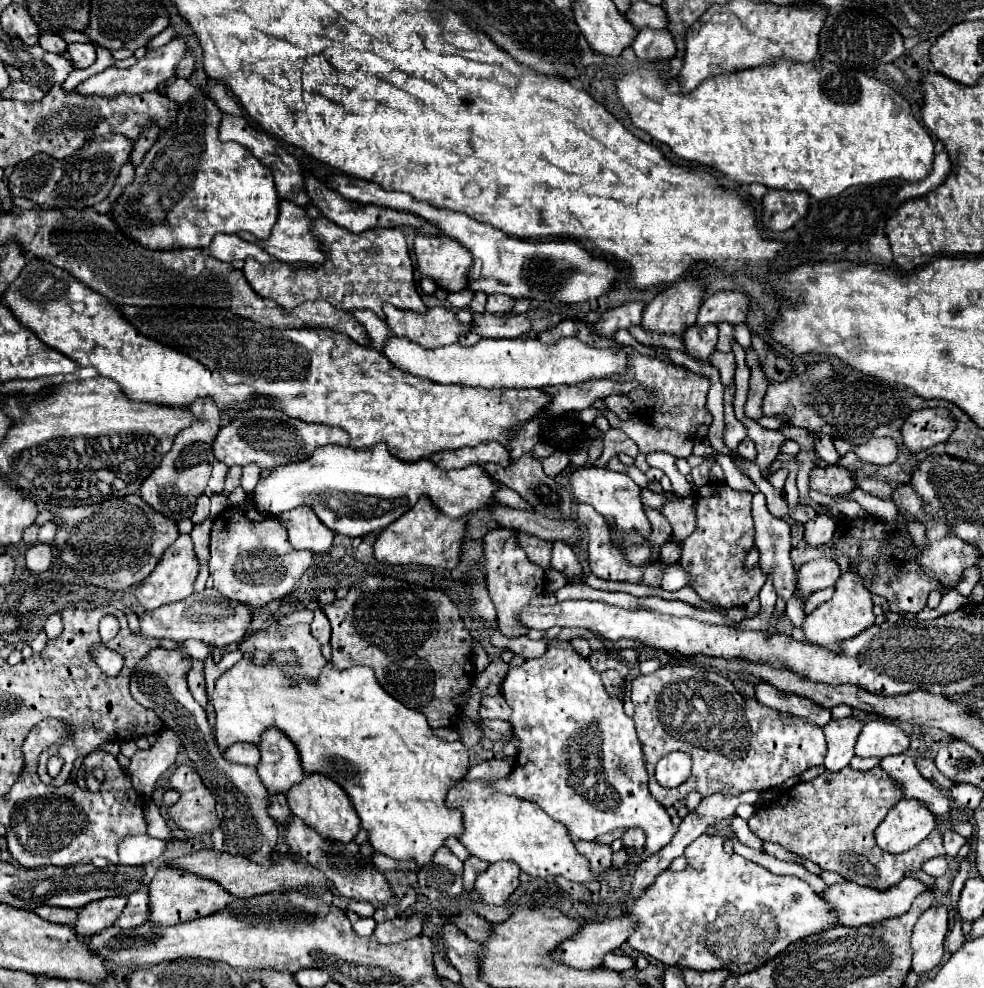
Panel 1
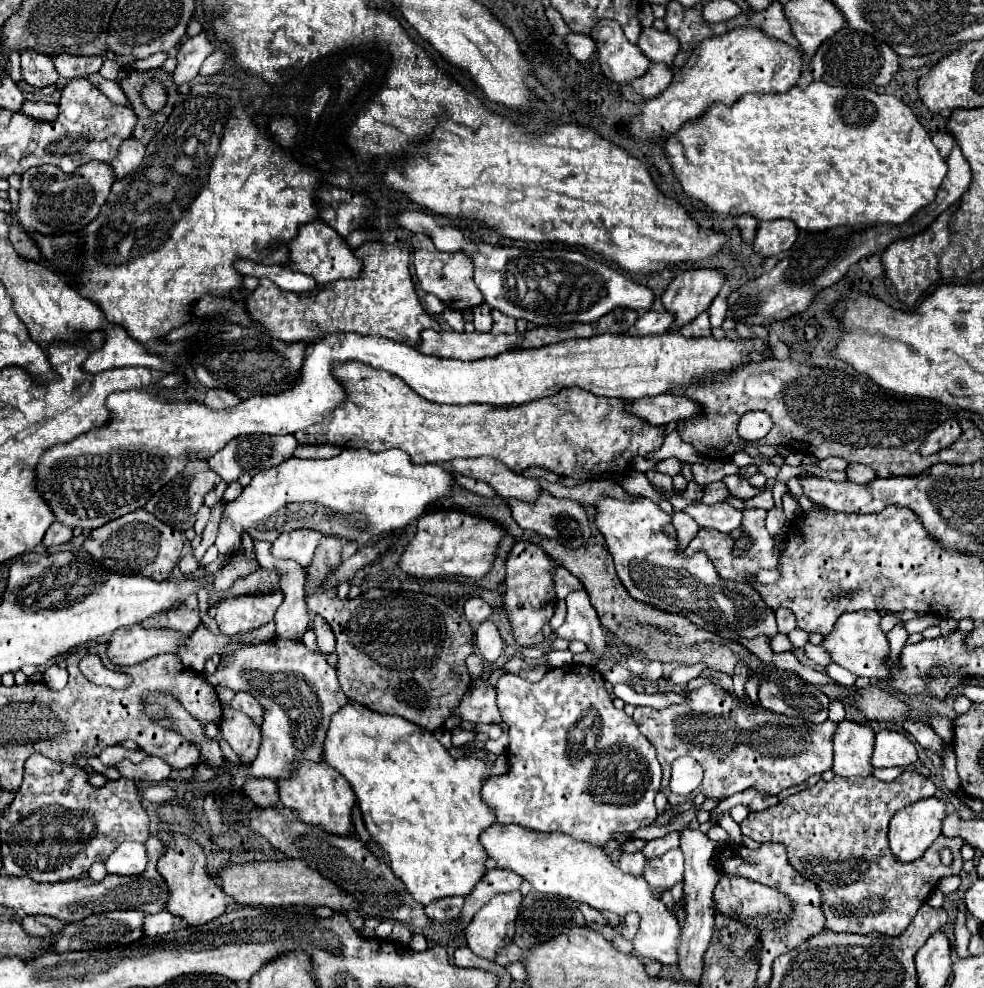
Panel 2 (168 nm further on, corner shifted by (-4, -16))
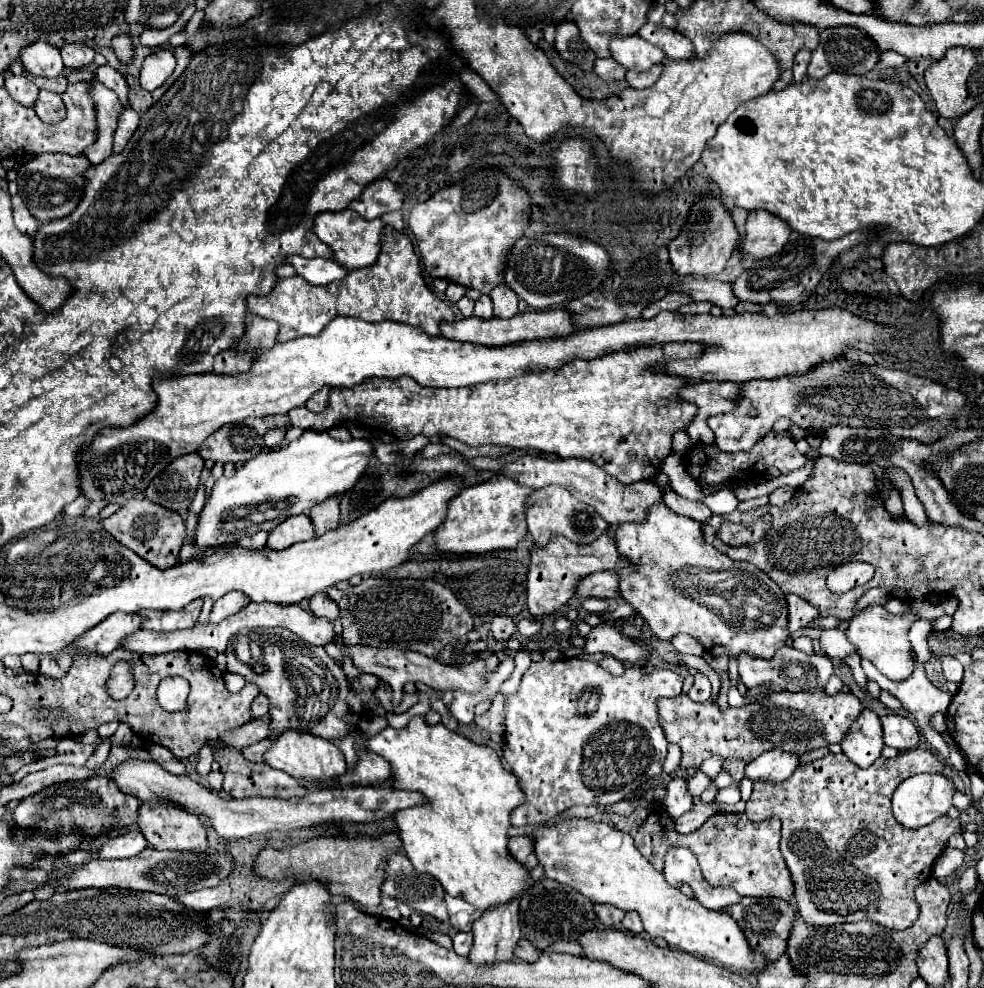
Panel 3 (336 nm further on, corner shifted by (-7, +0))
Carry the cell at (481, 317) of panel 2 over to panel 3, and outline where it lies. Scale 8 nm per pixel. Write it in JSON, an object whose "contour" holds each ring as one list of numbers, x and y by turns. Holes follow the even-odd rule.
{"contour":[[483,294,475,302,475,316,477,318,493,318,493,304,491,304,491,298,487,294]]}

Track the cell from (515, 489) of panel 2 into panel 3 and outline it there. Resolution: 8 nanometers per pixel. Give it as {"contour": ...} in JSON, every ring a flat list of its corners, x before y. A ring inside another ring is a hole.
{"contour":[[523,454,513,462,503,464,501,470,503,476,515,480,521,486,527,488,543,488,549,484,557,484,567,488,577,500,593,506,599,516,603,516,609,524,621,524,621,522,641,522,643,516,647,514,647,508,655,502,659,502,663,498,663,492,651,484,651,482,633,482,633,484,621,484,619,480,611,478,609,474,605,474,599,466,587,462,587,460,559,460,559,462,549,462,547,458,539,458,533,454]]}

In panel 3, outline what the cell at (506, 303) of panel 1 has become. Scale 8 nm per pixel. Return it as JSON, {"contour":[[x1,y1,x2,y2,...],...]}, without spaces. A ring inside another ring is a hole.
{"contour":[[499,284,497,288,493,288,489,296,493,300,493,314,497,318,511,318,517,314,519,298,505,284]]}

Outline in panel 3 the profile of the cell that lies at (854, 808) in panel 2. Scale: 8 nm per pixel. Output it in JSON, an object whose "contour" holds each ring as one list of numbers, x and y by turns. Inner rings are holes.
{"contour":[[913,748,913,750,907,750,907,752,901,752,897,758,879,758,873,766,869,768,857,768,855,764,851,764,847,760,847,756,843,754,829,754,821,760,815,760,815,762,809,762,805,766,797,766,795,772,783,782,783,784,753,784,753,794,751,798,747,800,747,806,745,806,745,814,751,822,761,822,761,820,767,820,767,818,773,818,777,816,781,822,783,822,783,838,781,838,781,854,787,862,787,868,791,870,791,878,795,880,795,904,799,908,799,914,801,918,807,922,807,924,815,924,815,926,831,926,831,924,843,924,843,922,859,922,859,920,873,920,889,930,905,930,909,928,917,916,919,916,919,908,917,908,917,902,915,902,915,888,923,882,927,882,931,876,933,876,933,864,935,860,939,858,939,854,947,848,949,844,949,838,953,834,959,834,963,832,961,828,961,820,951,820,949,816,943,816,943,820,935,820,935,824,927,824,927,828,917,828,915,832,903,828,897,824,897,820,893,818,893,812,891,812,891,796,895,792,895,788,909,776,913,774,921,774,921,772,943,772,945,766,937,760,935,754,931,754,929,750,923,750,923,748]]}

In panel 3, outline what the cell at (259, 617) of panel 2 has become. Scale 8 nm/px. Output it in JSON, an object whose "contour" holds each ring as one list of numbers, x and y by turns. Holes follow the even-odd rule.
{"contour":[[227,592,227,596,219,598,211,610,211,618,209,622,217,624,221,622,223,618,231,616,231,614,237,614,239,610,243,610,251,600,247,600,247,596,243,596,243,592]]}

